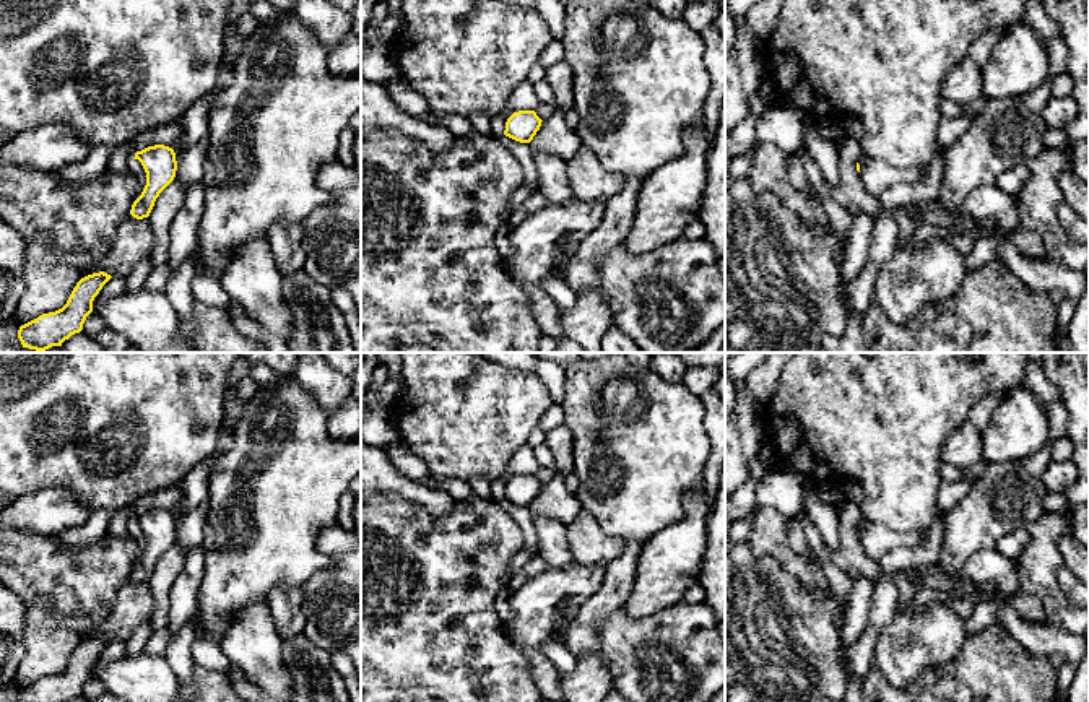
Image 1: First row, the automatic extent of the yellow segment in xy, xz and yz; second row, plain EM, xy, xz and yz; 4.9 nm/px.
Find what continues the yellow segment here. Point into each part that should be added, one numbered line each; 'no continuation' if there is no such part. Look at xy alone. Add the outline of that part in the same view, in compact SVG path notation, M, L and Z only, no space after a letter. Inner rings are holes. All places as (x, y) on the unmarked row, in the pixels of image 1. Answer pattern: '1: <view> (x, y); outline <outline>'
no continuation

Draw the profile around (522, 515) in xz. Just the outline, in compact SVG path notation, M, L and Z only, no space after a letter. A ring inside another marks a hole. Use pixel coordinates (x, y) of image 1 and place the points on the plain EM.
M499 497L499 502L504 507L504 510L512 517L512 520L520 526L525 540L525 549L535 546L536 530L535 530L535 520L531 517L530 507L515 505L502 497Z

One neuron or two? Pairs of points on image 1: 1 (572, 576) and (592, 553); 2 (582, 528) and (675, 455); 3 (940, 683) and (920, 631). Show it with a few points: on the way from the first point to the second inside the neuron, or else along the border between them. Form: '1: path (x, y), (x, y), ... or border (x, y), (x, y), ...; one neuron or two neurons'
1: border (572, 561), (603, 567); two neurons
2: border (582, 509), (608, 533), (624, 540); two neurons
3: border (963, 642), (950, 662), (927, 670), (912, 684); two neurons

